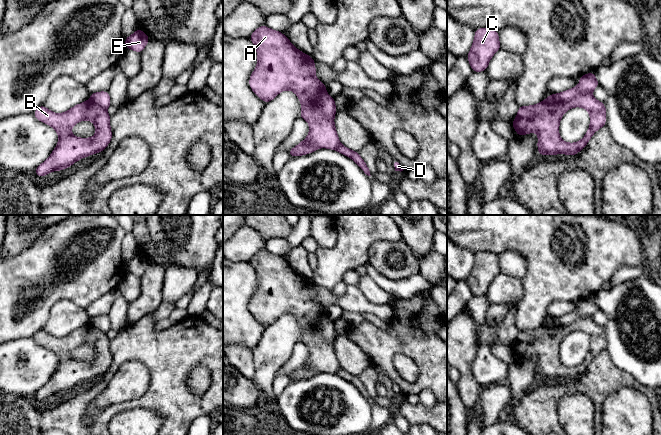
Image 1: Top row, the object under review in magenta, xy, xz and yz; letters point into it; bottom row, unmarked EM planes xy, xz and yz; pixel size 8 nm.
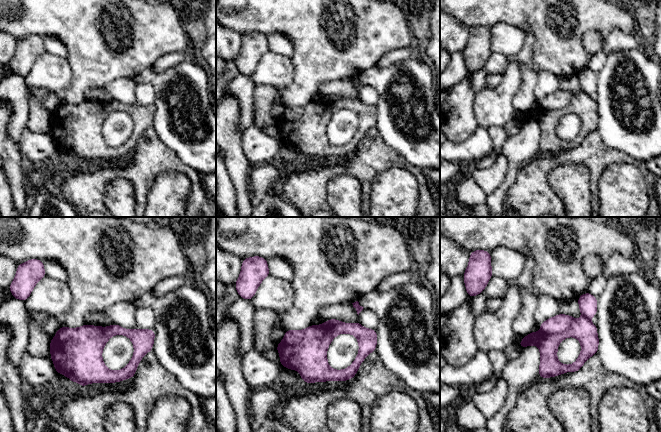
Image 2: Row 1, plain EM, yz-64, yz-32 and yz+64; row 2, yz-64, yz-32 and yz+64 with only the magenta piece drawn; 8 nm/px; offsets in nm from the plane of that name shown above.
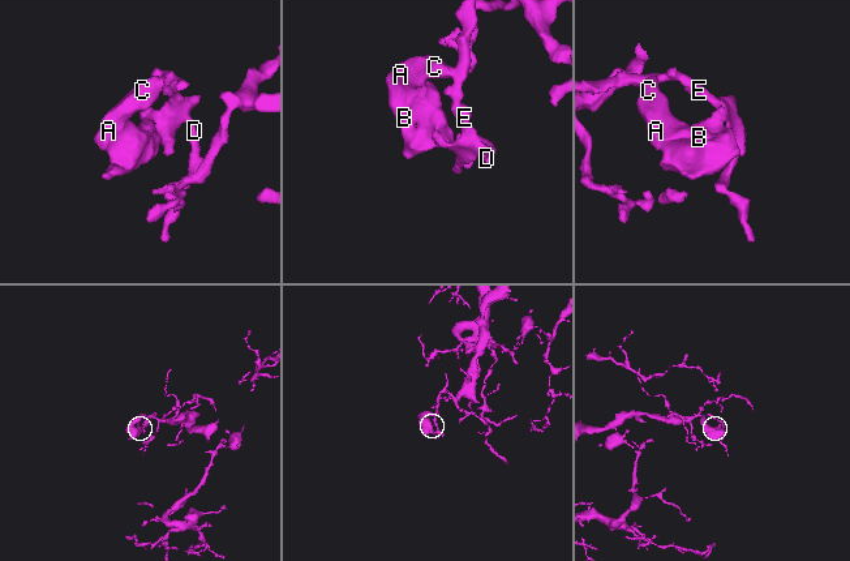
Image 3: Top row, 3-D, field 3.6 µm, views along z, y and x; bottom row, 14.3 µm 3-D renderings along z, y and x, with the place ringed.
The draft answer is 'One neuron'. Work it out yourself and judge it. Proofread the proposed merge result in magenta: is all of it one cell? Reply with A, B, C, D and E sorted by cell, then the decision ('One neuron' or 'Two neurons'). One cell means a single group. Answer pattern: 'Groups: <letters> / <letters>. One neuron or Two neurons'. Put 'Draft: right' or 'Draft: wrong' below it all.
Groups: A B C / D E. Two neurons
Draft: wrong

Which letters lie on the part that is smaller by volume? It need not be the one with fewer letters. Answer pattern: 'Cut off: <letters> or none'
Cut off: A, B, C

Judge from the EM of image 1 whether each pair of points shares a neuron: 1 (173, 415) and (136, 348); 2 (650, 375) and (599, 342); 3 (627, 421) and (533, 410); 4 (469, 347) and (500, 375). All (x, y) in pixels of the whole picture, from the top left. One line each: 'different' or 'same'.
1: same
2: different
3: different
4: different

